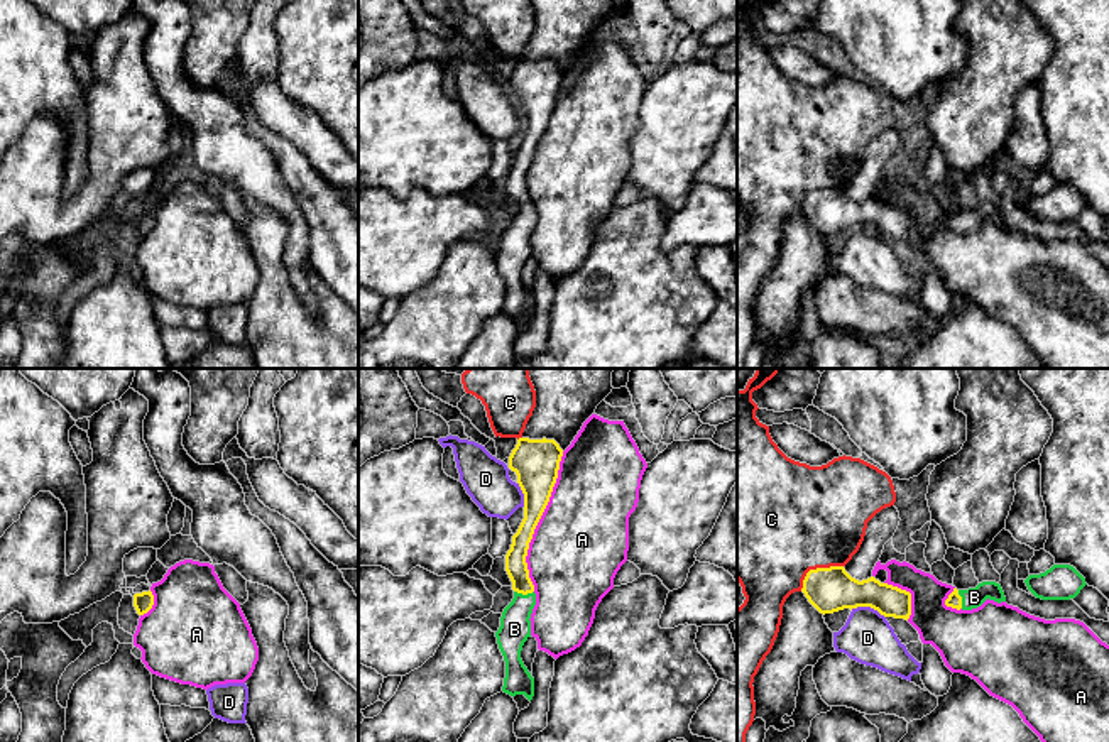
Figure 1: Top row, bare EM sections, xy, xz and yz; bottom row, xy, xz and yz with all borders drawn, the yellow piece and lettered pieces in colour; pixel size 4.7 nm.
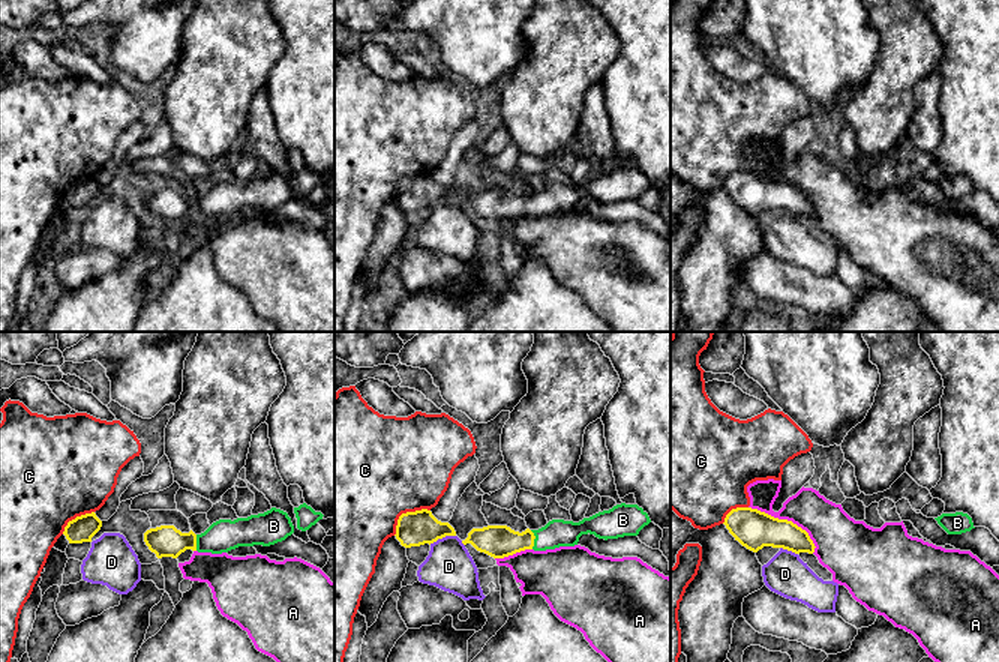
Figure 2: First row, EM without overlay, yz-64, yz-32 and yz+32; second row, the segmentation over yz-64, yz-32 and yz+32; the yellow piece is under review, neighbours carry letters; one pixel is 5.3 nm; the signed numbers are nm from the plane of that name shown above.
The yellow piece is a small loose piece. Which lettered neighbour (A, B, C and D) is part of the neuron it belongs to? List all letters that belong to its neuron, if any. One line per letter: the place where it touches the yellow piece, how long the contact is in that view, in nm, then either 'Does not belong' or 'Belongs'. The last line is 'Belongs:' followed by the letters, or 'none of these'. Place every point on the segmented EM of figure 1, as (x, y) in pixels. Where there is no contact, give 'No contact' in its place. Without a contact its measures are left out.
A: Touches yellow at xz (538, 521). Shared border 700 nm. Does not belong
B: Touches yellow at xz (524, 594). Shared border 100 nm. Belongs
C: Touches yellow at yz (815, 570). Shared border 240 nm. Does not belong
D: Touches yellow at yz (868, 605). Shared border 170 nm. Does not belong
Belongs: B

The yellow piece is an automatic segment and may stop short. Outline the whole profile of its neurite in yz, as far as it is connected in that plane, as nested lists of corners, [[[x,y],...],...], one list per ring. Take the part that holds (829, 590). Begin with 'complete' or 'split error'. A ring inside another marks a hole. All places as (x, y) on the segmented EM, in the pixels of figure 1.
complete; [[[844,566],[810,570],[801,592],[823,615],[857,607],[871,607],[884,617],[904,620],[911,615],[910,592],[881,583],[874,576],[859,581]]]

